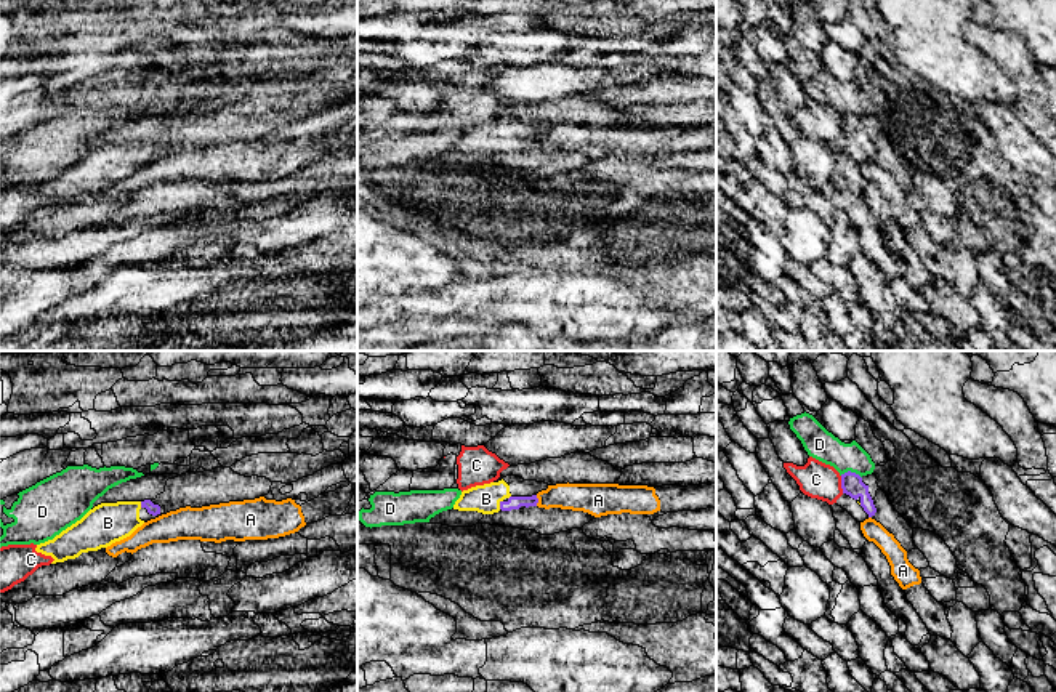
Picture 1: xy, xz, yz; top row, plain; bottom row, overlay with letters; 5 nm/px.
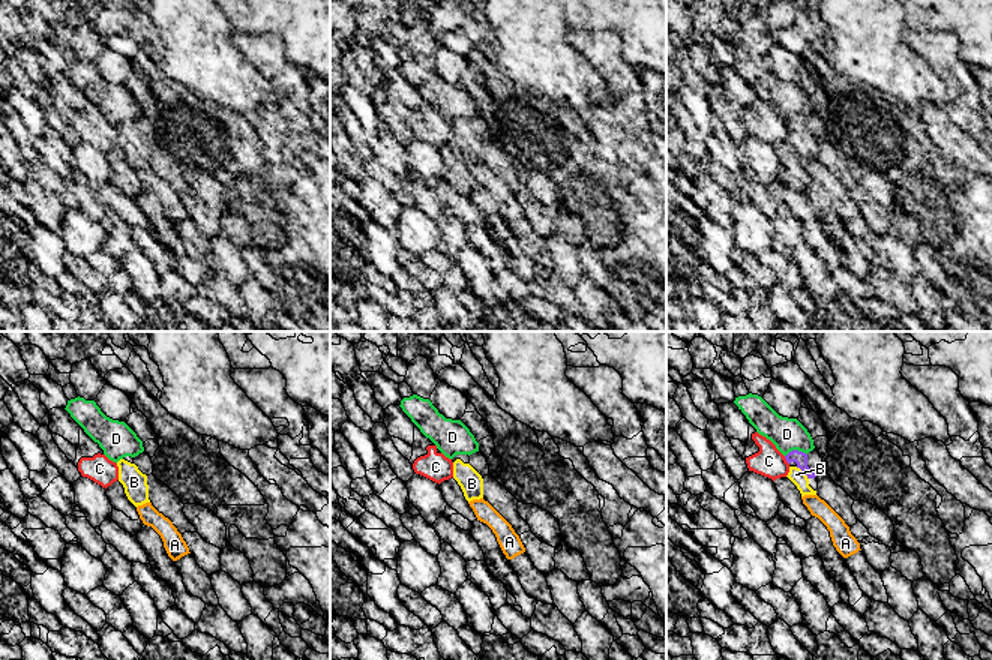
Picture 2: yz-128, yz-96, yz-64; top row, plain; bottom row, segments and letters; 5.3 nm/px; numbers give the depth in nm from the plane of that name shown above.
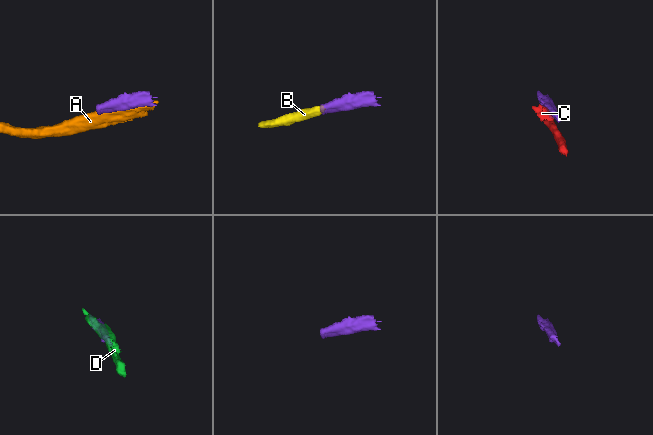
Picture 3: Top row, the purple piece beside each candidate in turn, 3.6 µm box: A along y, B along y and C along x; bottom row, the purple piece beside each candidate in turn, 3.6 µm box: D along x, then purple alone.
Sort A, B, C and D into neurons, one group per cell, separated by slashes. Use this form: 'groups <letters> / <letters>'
groups A / B / C / D

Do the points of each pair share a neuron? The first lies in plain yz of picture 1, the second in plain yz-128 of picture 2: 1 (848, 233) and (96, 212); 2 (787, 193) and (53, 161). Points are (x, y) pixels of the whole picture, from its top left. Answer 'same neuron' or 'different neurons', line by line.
1: different neurons
2: different neurons

